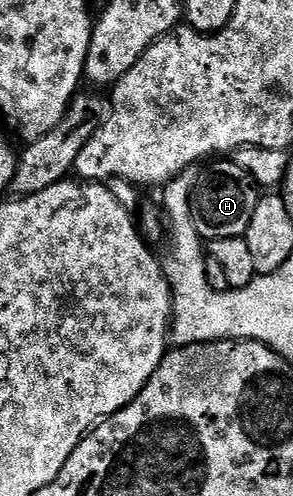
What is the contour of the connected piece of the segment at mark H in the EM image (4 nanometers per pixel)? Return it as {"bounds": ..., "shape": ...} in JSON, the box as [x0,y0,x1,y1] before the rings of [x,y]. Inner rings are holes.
{"bounds":[192,158,262,242],"shape":[[[228,158],[212,163],[207,165],[209,168],[205,172],[199,173],[196,187],[192,190],[192,227],[205,242],[243,236],[250,226],[250,218],[254,218],[254,206],[258,206],[262,195],[253,176],[242,170],[242,166]]]}

